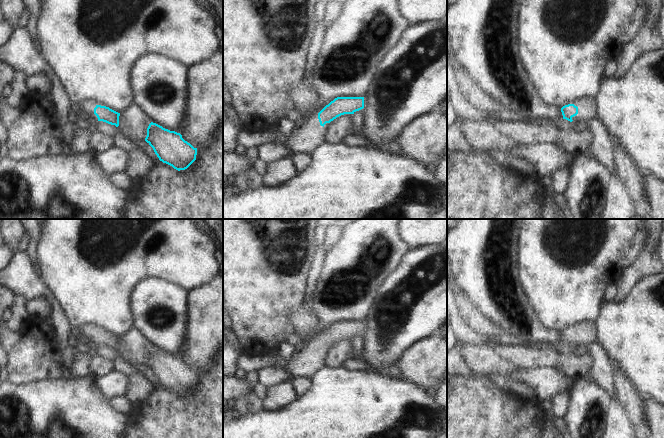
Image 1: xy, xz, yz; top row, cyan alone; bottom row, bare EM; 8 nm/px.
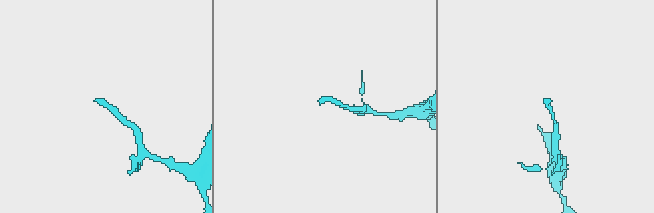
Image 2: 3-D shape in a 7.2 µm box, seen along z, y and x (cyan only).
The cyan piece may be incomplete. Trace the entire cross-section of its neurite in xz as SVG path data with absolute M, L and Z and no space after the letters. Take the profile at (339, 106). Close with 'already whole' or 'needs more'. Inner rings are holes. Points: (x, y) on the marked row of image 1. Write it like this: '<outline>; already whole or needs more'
M337 97L318 114L313 115L288 135L284 146L292 153L314 154L326 143L324 125L344 114L354 114L364 108L364 97Z; needs more

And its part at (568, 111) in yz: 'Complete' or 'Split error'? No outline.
Split error.

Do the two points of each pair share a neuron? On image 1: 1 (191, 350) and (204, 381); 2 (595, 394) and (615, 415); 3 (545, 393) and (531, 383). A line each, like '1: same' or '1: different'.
1: different
2: different
3: same

